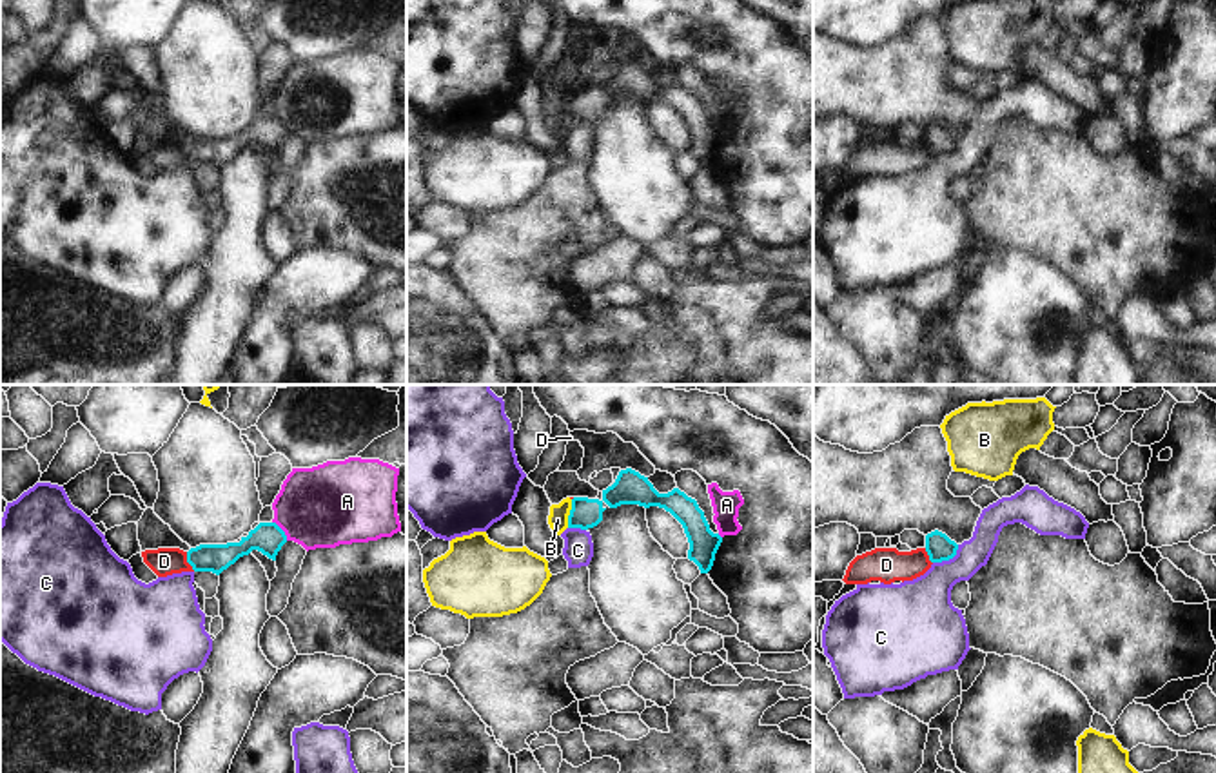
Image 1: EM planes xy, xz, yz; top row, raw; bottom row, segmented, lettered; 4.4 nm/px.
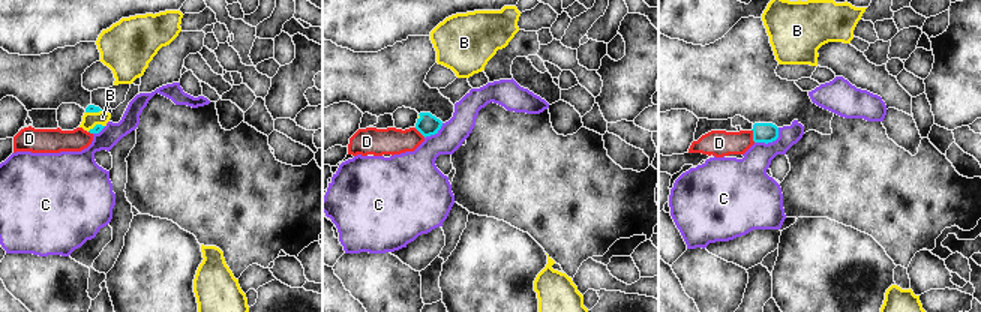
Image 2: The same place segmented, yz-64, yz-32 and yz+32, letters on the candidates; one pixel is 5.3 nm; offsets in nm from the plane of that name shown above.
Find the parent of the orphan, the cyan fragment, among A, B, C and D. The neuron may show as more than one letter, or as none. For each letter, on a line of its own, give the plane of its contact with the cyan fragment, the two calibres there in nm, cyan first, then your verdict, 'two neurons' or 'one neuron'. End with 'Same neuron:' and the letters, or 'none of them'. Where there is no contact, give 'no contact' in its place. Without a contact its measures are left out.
A: meets cyan in xy; 140 nm thick on the cyan side, 360 nm on the other; two neurons
B: meets cyan in xz; 130 nm thick on the cyan side, 90 nm on the other; one neuron
C: meets cyan in yz; 120 nm thick on the cyan side, 260 nm on the other; two neurons
D: meets cyan in xy; 130 nm thick on the cyan side, 130 nm on the other; two neurons
Same neuron: B

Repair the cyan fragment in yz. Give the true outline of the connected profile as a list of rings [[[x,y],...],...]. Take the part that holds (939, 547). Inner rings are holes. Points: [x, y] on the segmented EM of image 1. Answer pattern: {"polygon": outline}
{"polygon": [[[938,530],[926,535],[926,552],[931,563],[953,559],[956,555],[956,550],[958,544]]]}

